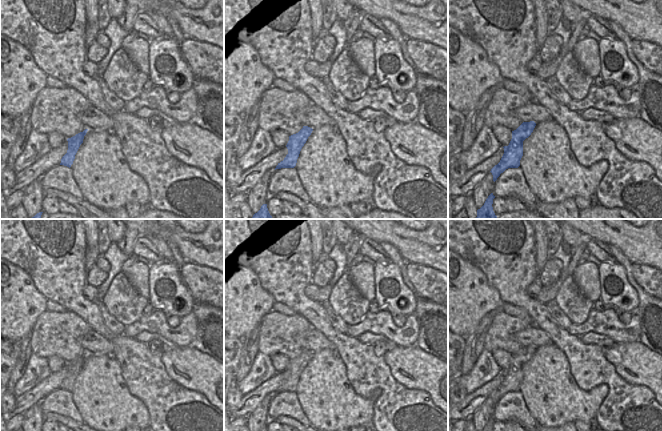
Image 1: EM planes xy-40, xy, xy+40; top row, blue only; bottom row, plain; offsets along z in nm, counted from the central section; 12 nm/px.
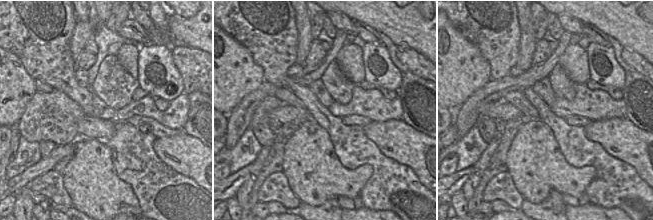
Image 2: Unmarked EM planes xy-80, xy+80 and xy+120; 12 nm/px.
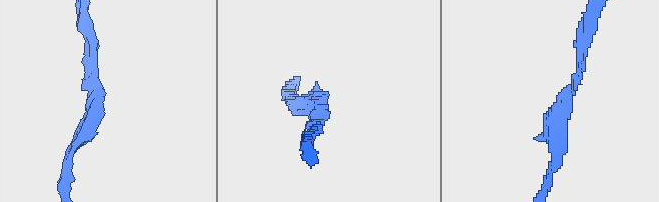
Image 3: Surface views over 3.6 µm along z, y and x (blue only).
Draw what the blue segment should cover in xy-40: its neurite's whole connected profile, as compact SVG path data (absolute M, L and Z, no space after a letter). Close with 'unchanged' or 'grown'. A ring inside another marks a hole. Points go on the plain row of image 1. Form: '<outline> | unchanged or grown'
M85 353L83 356L76 358L75 360L68 362L68 374L67 377L62 381L60 389L71 391L75 383L75 379L83 367L84 360L86 359L88 353Z | unchanged

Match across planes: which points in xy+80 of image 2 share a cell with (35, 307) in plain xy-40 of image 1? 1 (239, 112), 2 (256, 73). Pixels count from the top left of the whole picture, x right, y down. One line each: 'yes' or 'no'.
1: no
2: yes

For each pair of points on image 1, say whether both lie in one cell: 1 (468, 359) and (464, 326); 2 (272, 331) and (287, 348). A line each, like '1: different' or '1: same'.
1: different
2: same

